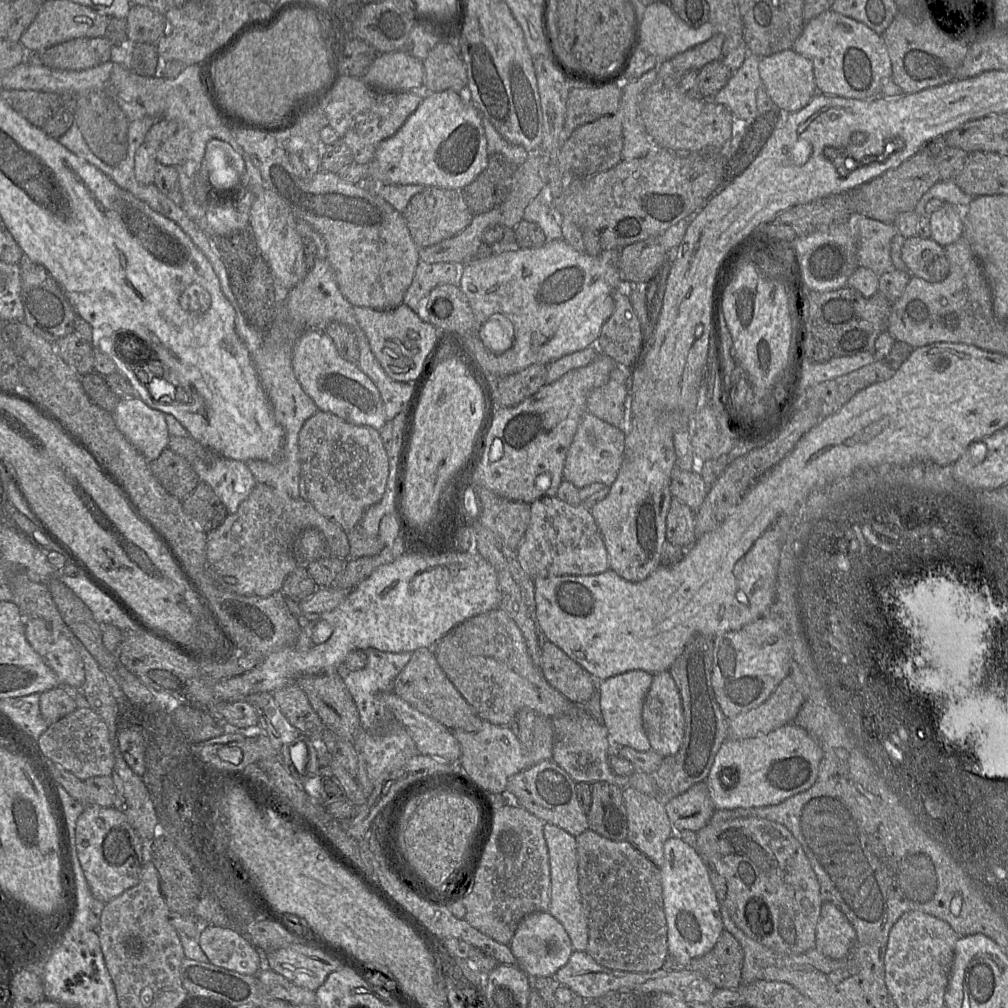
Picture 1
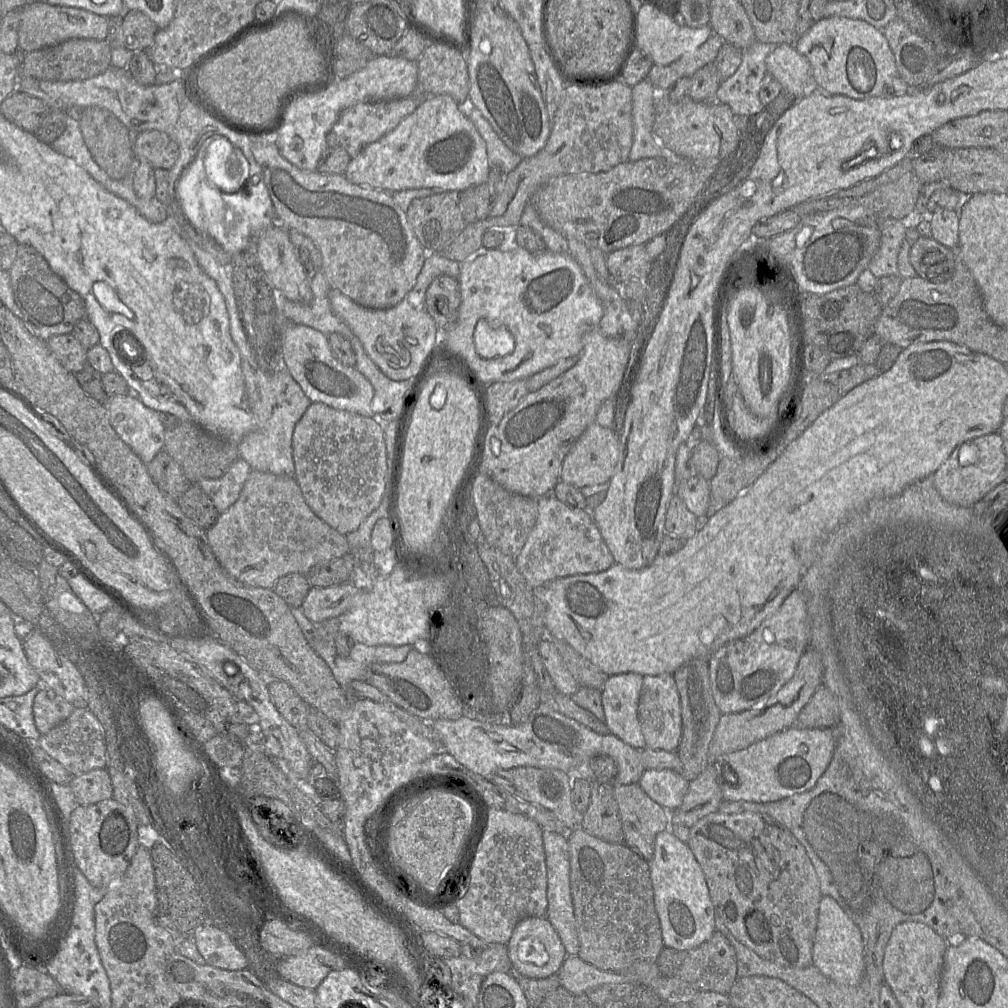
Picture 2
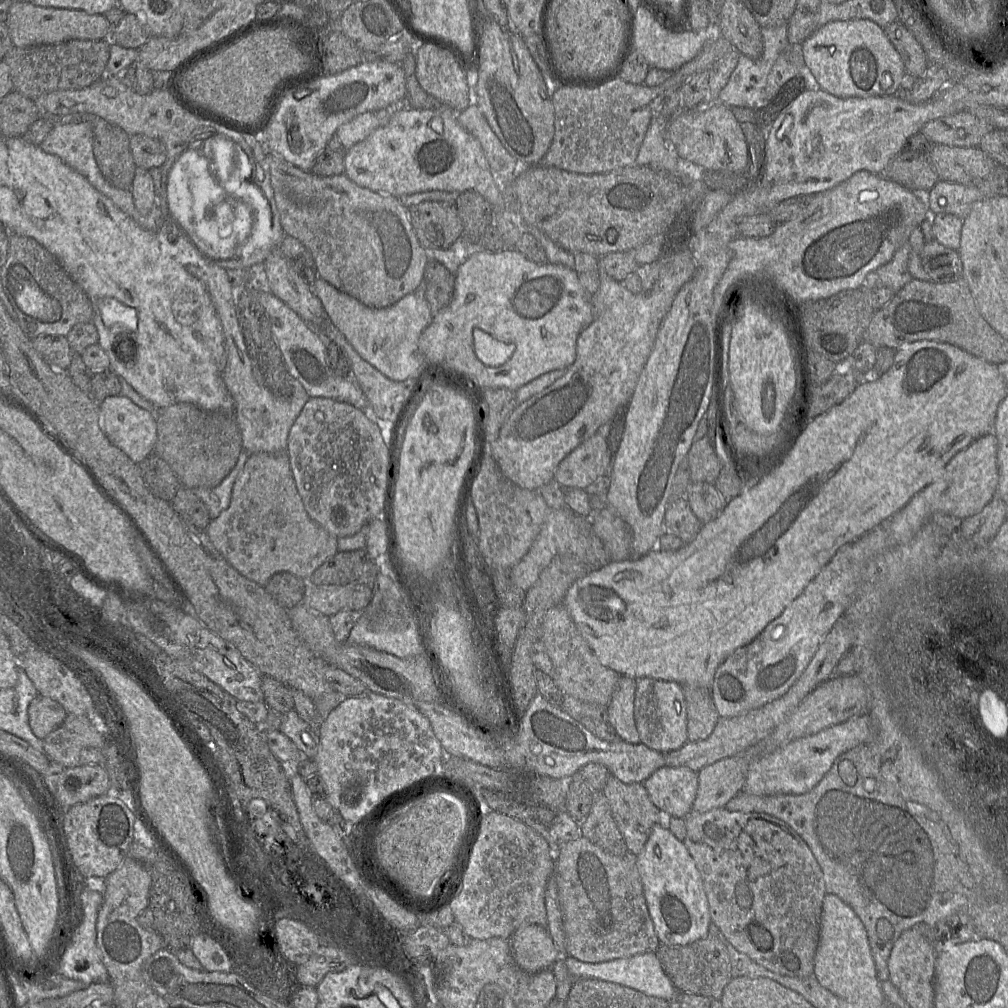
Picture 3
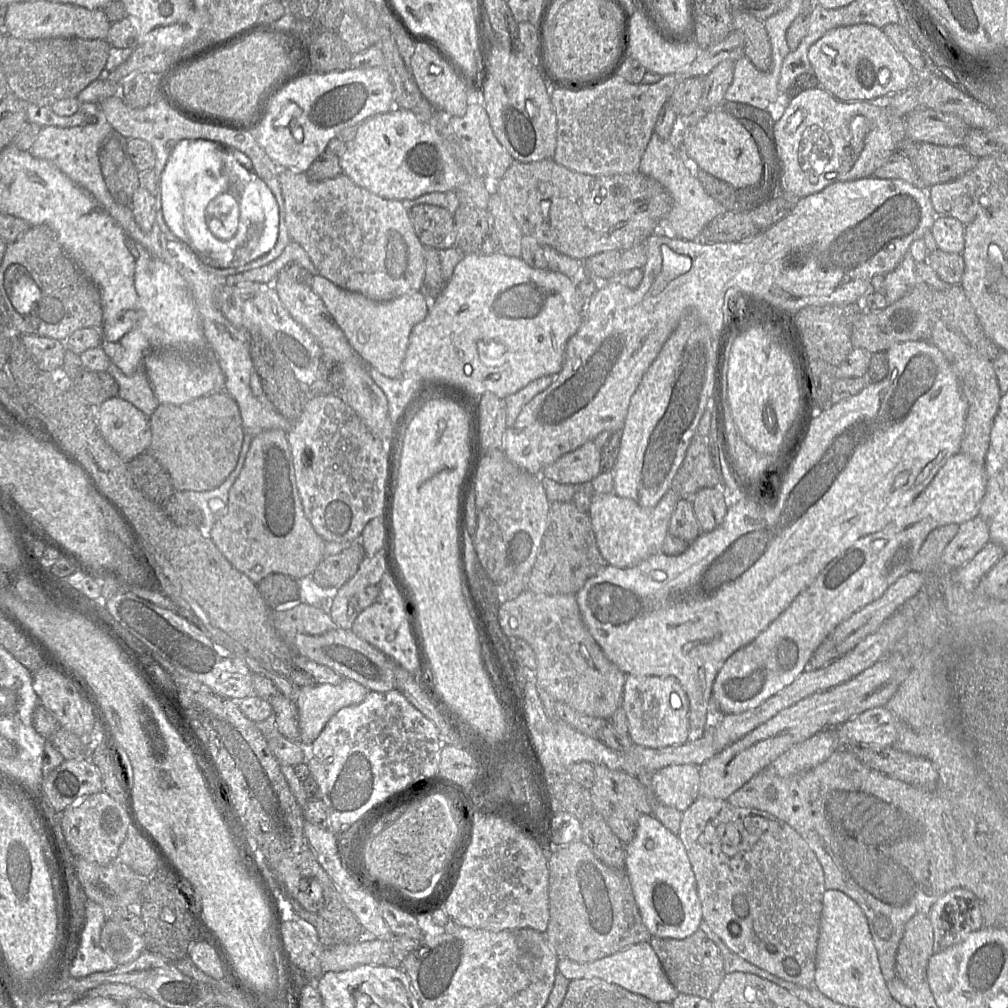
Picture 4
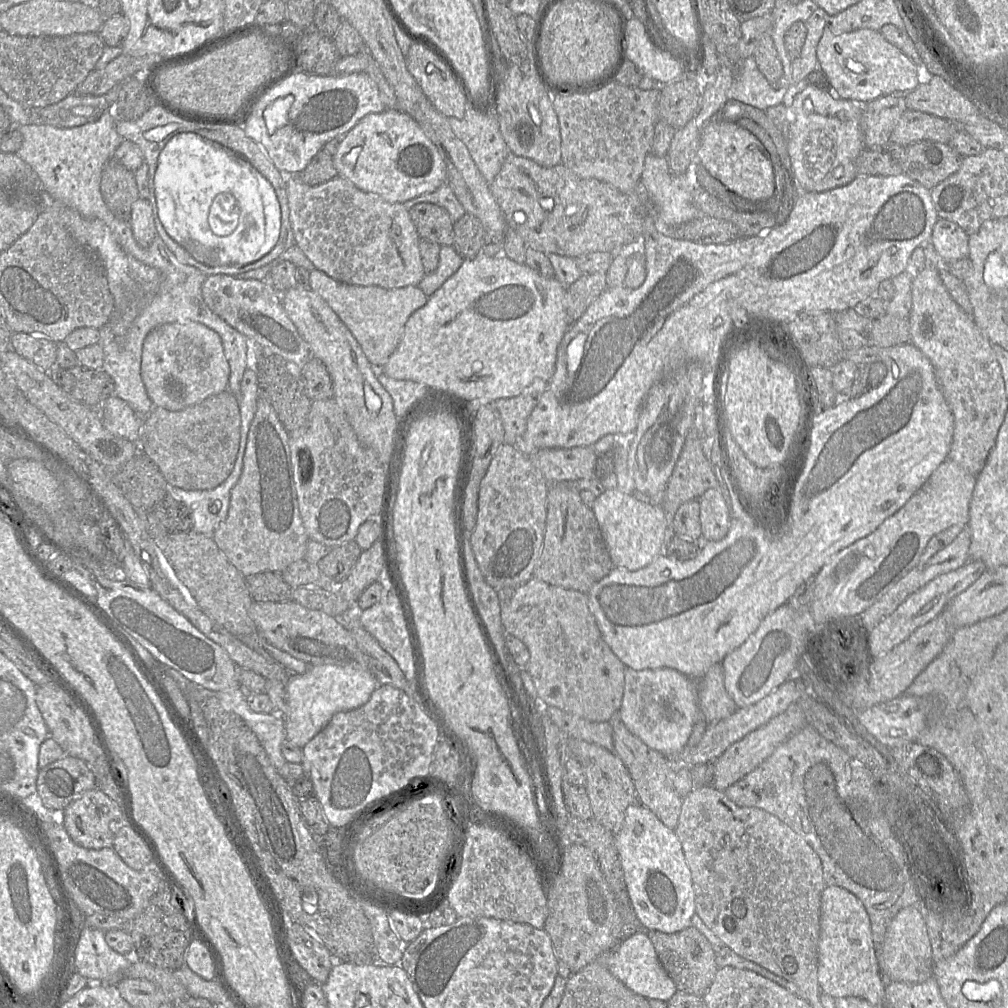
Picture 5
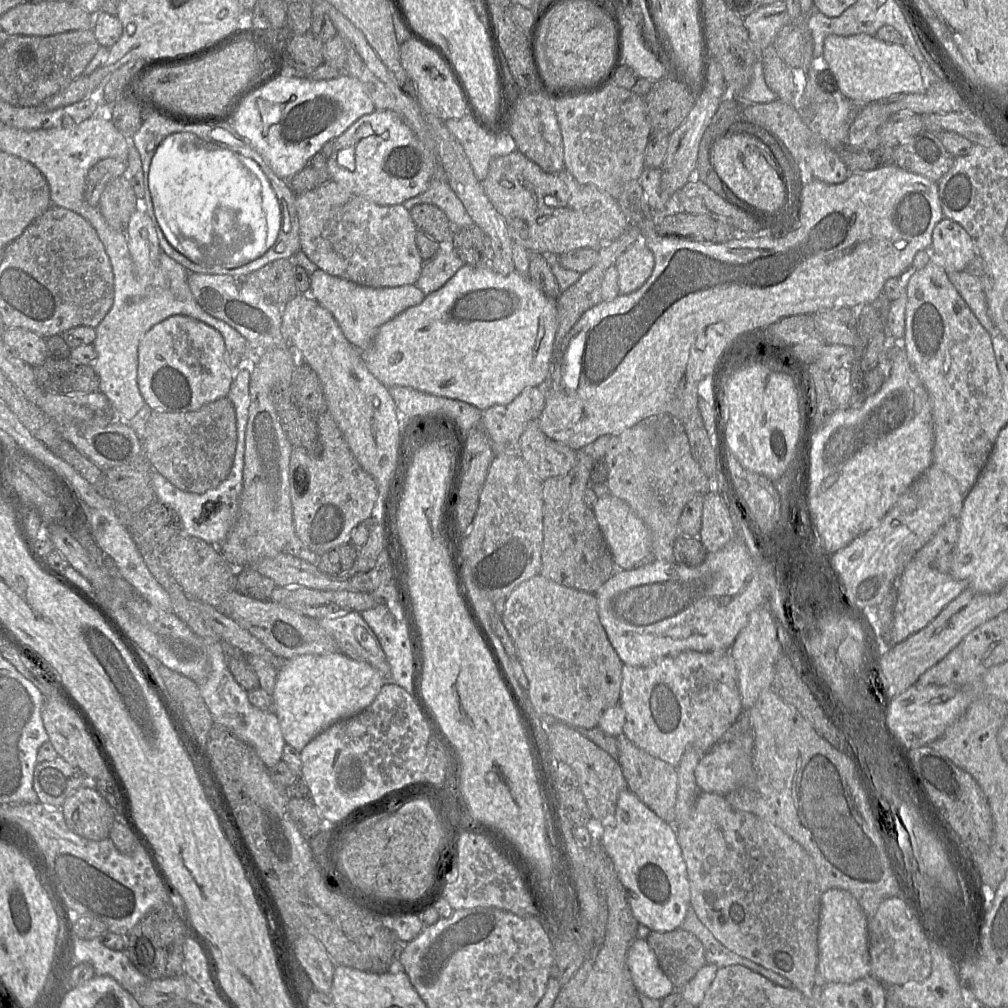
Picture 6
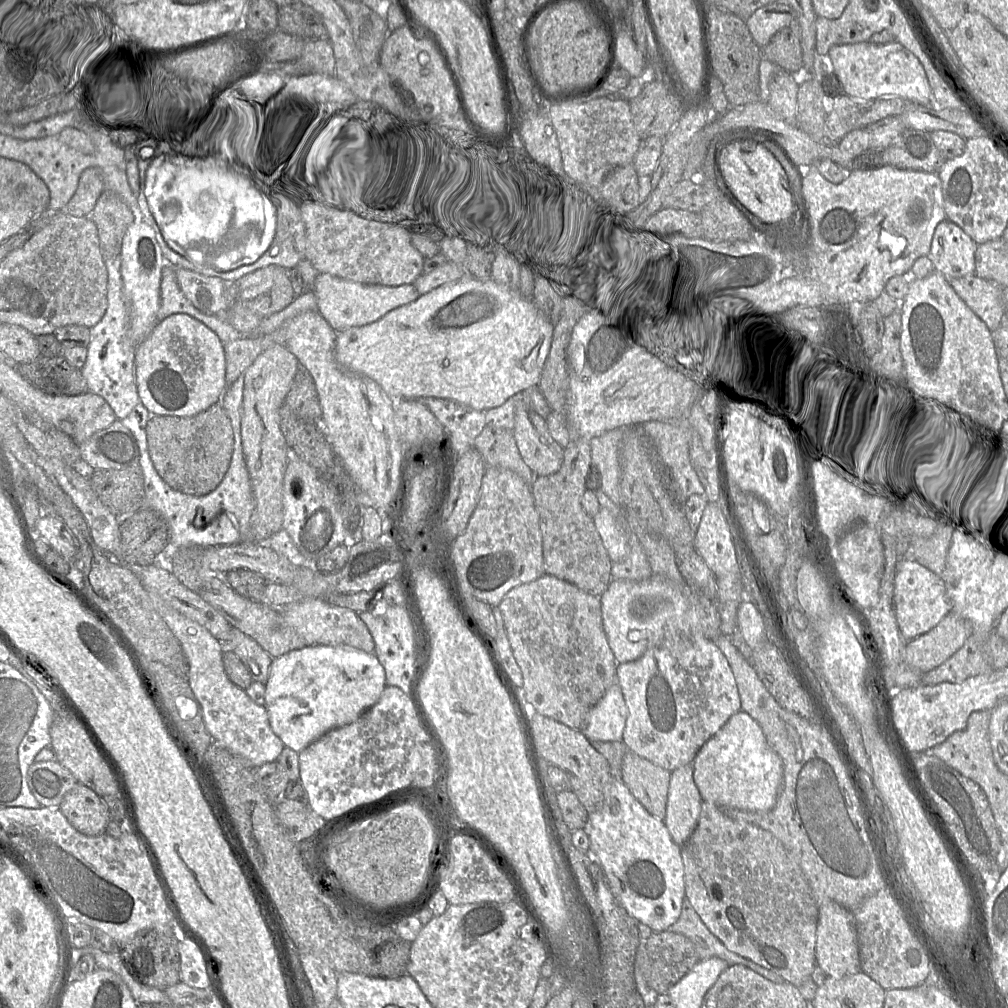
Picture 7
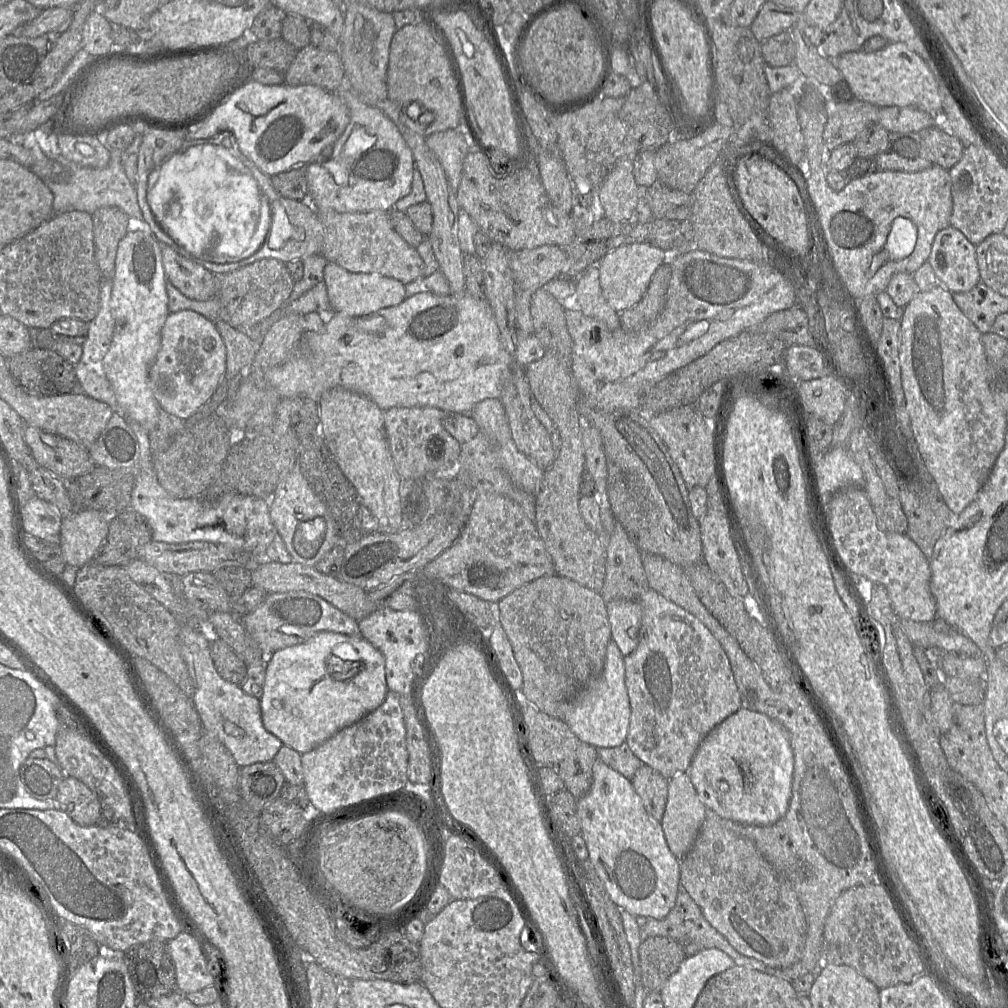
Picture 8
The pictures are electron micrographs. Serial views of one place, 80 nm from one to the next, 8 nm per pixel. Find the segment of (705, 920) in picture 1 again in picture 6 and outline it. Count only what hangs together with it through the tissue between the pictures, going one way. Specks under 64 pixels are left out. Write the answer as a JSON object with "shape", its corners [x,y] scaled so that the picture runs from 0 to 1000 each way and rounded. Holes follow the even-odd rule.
{"shape":[[[624,783],[615,786],[607,812],[596,816],[596,837],[608,854],[631,913],[646,924],[673,922],[686,898],[686,888],[669,818],[657,813]]]}

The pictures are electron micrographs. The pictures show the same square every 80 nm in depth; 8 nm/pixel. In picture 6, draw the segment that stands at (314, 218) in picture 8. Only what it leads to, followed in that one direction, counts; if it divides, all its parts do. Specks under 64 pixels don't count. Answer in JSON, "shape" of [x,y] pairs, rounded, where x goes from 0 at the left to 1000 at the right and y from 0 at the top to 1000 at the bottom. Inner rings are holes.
{"shape":[[[270,171],[268,180],[273,187],[274,195],[279,206],[279,225],[273,241],[257,256],[230,270],[216,270],[220,265],[213,265],[215,273],[234,275],[255,269],[264,262],[276,257],[289,257],[298,248],[297,218],[294,206],[294,191],[288,187],[286,179],[276,176]]]}

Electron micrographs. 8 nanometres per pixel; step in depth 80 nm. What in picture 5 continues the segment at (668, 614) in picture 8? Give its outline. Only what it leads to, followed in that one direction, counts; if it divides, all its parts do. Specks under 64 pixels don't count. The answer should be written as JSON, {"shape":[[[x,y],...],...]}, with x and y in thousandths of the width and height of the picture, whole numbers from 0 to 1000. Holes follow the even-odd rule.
{"shape":[[[716,657],[706,660],[692,675],[667,663],[638,665],[620,663],[615,713],[628,729],[662,751],[673,750],[678,745],[691,715],[692,707],[698,710],[702,719],[705,719],[726,709],[731,703],[718,680]]]}

